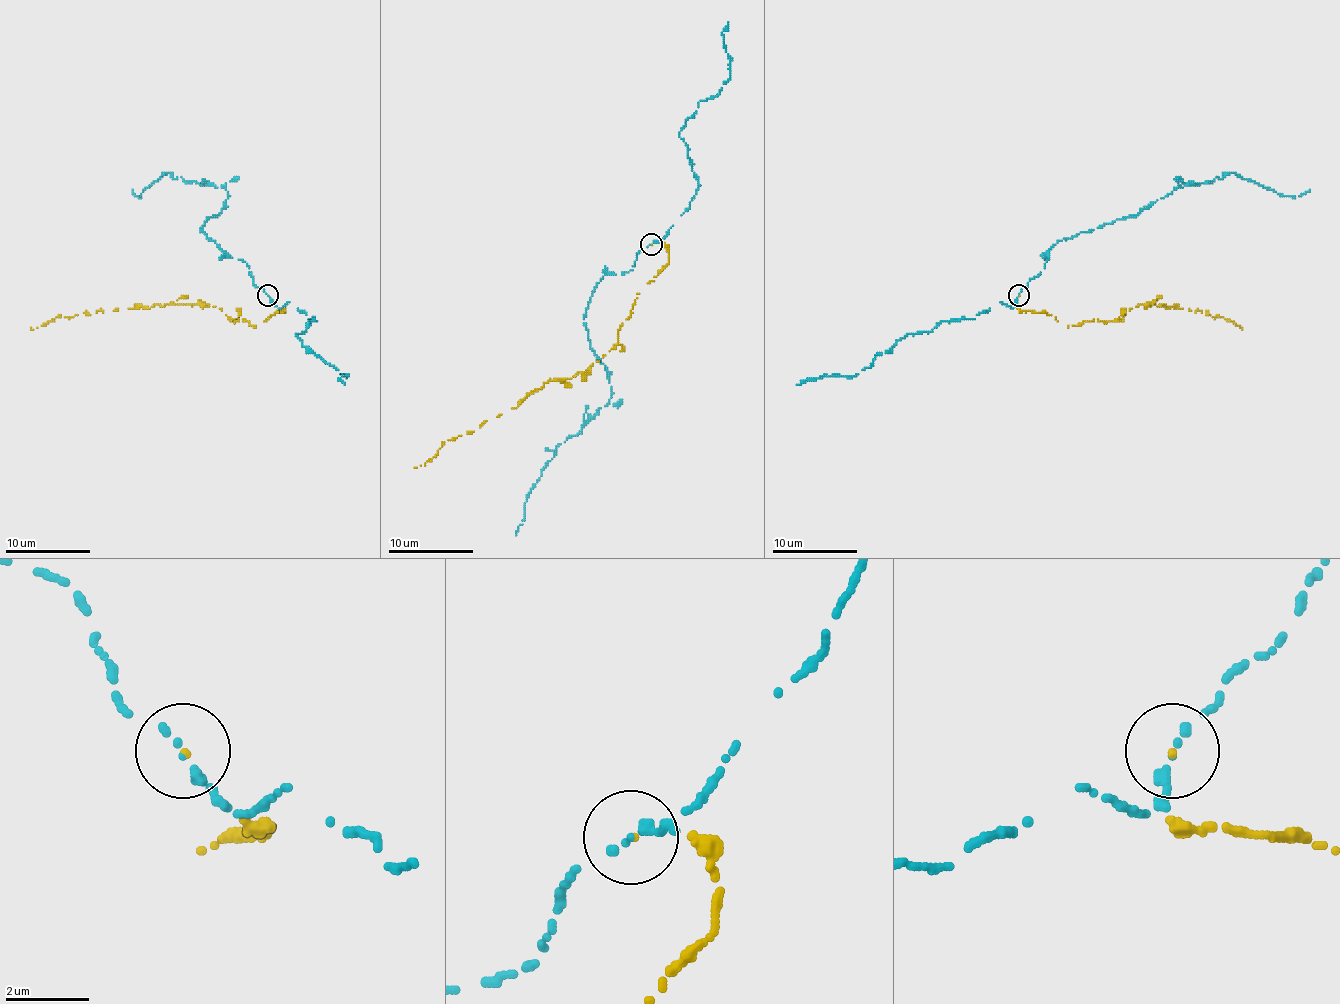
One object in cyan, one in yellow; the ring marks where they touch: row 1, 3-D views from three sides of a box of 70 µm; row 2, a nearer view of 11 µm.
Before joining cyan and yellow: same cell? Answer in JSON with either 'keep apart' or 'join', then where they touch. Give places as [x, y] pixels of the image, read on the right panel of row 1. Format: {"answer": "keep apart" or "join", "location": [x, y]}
{"answer": "keep apart", "location": [1019, 295]}

